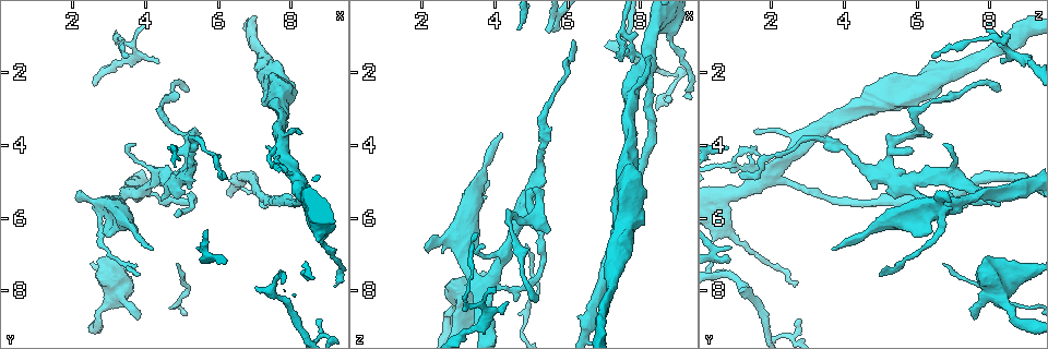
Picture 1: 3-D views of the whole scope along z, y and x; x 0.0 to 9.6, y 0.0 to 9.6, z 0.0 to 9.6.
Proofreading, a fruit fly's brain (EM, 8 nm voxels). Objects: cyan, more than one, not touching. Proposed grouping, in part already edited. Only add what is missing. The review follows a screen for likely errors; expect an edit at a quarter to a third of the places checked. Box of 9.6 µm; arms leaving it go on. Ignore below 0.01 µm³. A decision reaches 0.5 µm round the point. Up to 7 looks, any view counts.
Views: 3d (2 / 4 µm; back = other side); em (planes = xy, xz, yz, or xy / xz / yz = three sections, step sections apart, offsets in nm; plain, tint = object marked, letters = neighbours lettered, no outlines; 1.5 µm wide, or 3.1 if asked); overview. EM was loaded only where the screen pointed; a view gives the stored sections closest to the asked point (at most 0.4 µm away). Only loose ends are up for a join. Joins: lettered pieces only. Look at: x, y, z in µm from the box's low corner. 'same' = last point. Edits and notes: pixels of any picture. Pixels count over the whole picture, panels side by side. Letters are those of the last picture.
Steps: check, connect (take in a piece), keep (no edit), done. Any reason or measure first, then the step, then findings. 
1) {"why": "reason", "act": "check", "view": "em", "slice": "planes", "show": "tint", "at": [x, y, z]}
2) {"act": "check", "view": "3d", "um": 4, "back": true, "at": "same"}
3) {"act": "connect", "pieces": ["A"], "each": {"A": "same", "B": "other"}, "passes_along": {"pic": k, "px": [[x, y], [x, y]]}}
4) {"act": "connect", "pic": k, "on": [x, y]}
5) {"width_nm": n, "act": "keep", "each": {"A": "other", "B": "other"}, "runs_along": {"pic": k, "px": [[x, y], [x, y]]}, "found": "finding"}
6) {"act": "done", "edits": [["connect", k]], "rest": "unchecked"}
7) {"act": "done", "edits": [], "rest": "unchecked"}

{"act": "check", "view": "em", "slice": "planes", "show": "letters", "at": [3.75, 3.95, 6.70]}

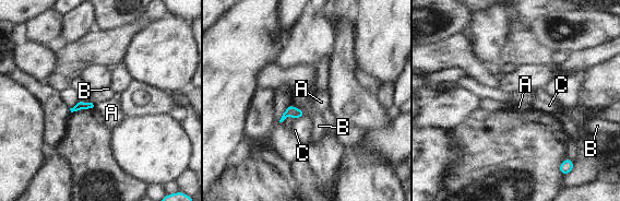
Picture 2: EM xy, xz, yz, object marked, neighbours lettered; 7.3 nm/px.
{"width_nm": 70, "act": "keep", "each": {"A": "other", "B": "other", "C": "other"}, "border": {"pic": 2, "px": [[300, 108], [306, 116]]}, "found": "none of them fits"}

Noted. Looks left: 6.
{"act": "check", "view": "em", "slice": "yz", "step": 8, "show": "letters", "at": [3.80, 8.80, 7.55]}

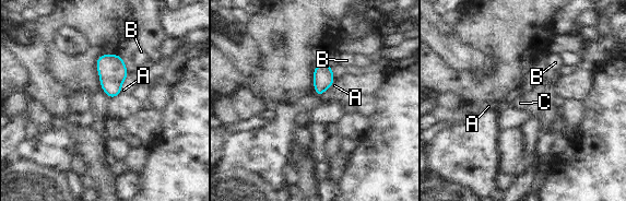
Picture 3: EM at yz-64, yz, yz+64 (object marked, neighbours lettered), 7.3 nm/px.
{"act": "keep", "each": {"A": "other", "B": "other", "C": "other"}, "border": {"pic": 3, "px": [[129, 73], [120, 93]]}, "found": "no lettered piece goes on from it"}

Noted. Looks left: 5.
{"why": "thin end", "act": "check", "view": "em", "slice": "planes", "show": "tint", "at": [4.05, 0.70, 8.00]}

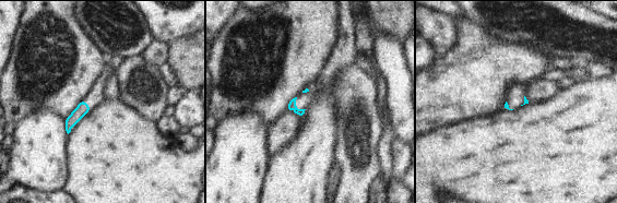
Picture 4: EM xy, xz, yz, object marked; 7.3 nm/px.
{"act": "check", "view": "em", "slice": "planes", "show": "letters", "at": "same"}

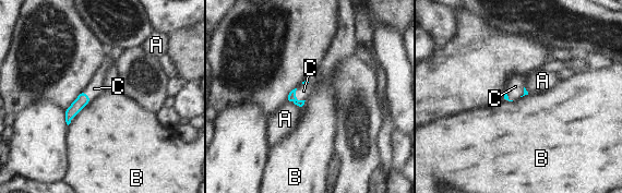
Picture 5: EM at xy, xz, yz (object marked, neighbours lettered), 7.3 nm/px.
{"act": "connect", "pieces": ["C"], "each": {"A": "other", "B": "other", "C": "same"}, "passes_along": {"pic": 5, "px": [[291, 97], [295, 97], [303, 91]]}, "found": "it goes on there"}

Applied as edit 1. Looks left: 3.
{"act": "done", "edits": [["connect", 5]], "rest": "unchecked"}

